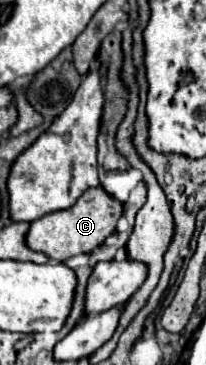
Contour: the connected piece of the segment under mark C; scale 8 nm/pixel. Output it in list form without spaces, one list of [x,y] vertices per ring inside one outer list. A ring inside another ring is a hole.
[[[93,187],[93,189],[87,189],[73,207],[57,213],[47,213],[45,217],[33,221],[25,235],[25,243],[29,249],[39,251],[49,259],[67,261],[79,253],[91,253],[111,233],[115,233],[115,225],[121,217],[121,211],[123,211],[123,205],[119,201],[111,199],[101,187]]]

